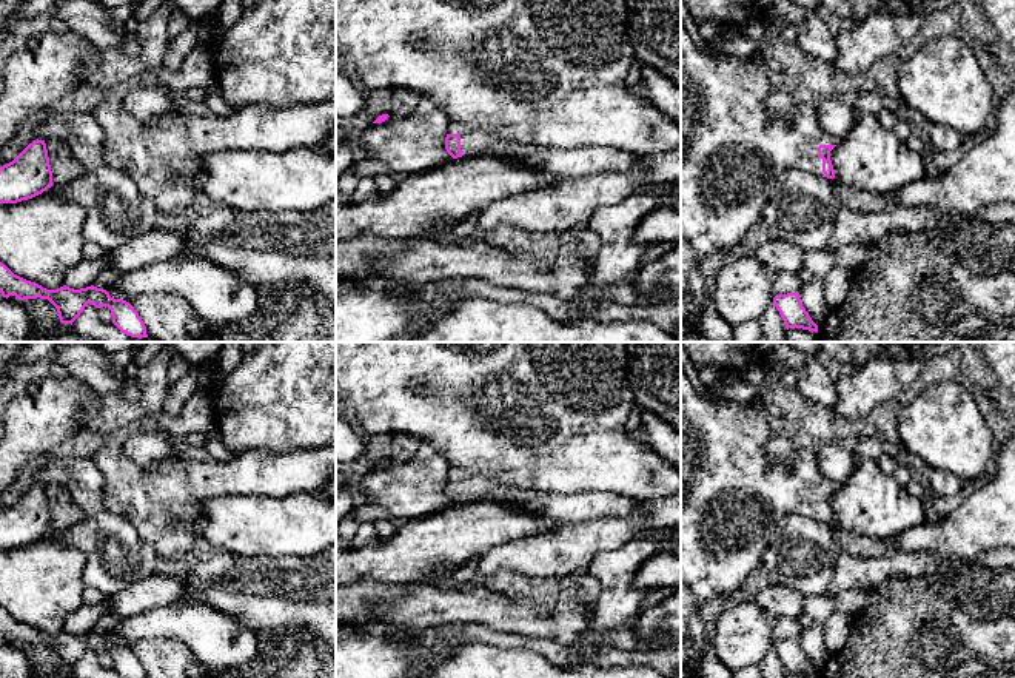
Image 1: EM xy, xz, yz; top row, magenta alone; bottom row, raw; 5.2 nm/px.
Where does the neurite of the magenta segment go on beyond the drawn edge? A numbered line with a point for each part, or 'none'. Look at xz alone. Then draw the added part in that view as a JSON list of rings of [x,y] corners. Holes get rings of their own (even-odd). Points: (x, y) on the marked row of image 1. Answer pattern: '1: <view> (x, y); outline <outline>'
1: xz (553, 73); outline [[[336,0],[336,39],[343,45],[347,59],[356,65],[368,89],[402,86],[439,100],[450,119],[448,134],[461,136],[464,156],[481,151],[501,133],[518,143],[558,148],[610,146],[641,157],[678,149],[681,125],[625,85],[627,72],[635,62],[627,18],[627,0]]]

